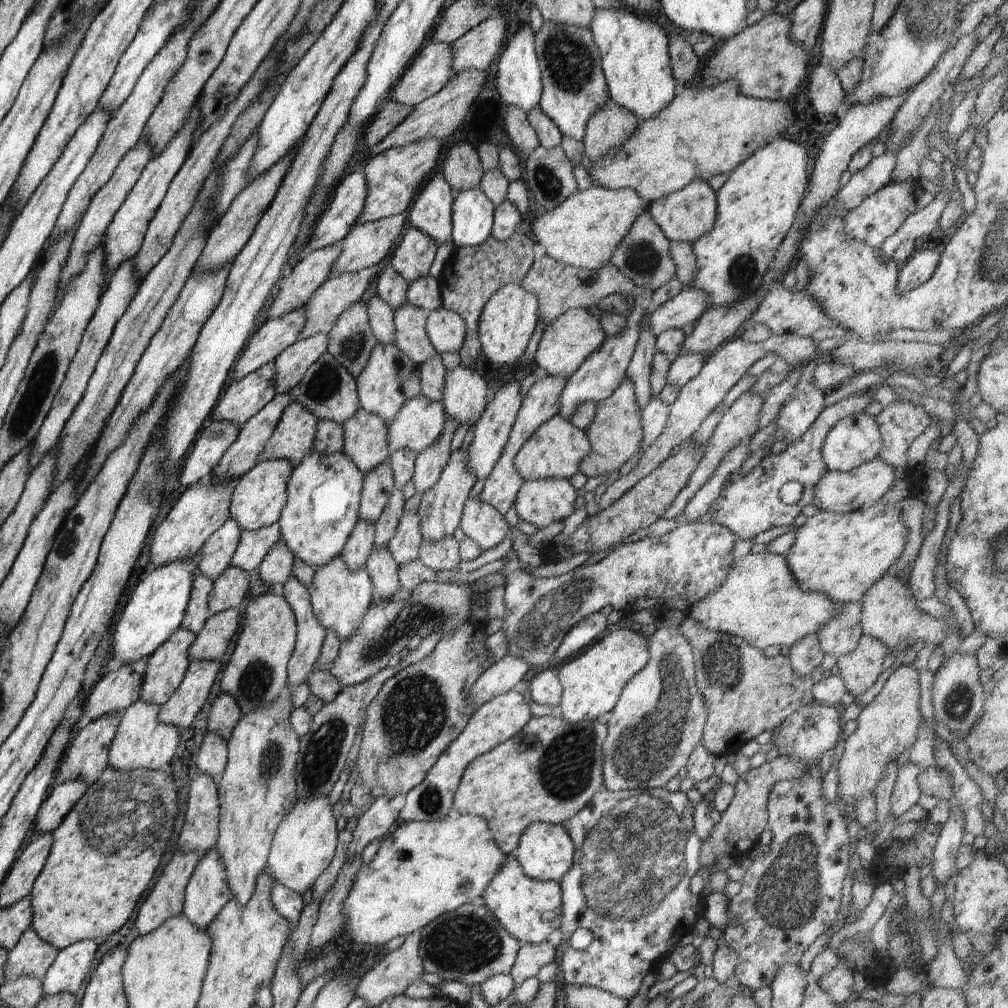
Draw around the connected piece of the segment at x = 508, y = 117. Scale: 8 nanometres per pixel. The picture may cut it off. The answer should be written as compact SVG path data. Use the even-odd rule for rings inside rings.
M507 105L507 111L503 118L505 131L513 142L514 149L522 158L528 156L540 141L530 126L526 112L517 106Z

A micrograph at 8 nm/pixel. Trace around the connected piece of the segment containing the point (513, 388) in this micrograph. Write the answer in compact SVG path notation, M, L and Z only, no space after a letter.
M514 380L502 385L494 398L487 403L484 412L474 424L474 437L468 448L469 469L477 478L486 478L492 472L494 465L502 456L502 452L507 444L514 421L518 416L524 396L520 393L521 380Z

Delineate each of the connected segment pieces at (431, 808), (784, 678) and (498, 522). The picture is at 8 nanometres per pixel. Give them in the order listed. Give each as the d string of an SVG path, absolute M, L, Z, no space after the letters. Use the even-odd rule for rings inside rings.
M514 689L481 704L468 719L467 725L458 738L442 751L425 779L407 792L405 803L397 814L399 821L403 823L408 821L432 822L453 815L454 793L460 784L466 765L477 756L516 736L531 718L527 698Z
M687 617L680 627L681 633L692 645L695 662L695 681L701 692L707 710L701 743L715 756L730 756L740 752L749 740L755 739L764 730L774 730L787 716L800 707L810 704L813 698L812 687L815 683L811 675L800 676L791 667L790 659L784 655L767 657L764 651L747 643L746 639L715 633L705 629L698 621Z
M469 497L465 502L460 526L465 536L472 537L483 551L496 546L510 534L504 515L479 497Z

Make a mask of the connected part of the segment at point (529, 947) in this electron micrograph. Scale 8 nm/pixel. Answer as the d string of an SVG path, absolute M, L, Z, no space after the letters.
M547 940L522 944L510 972L514 986L519 987L527 978L535 977L542 966L558 961L558 957L557 950Z

